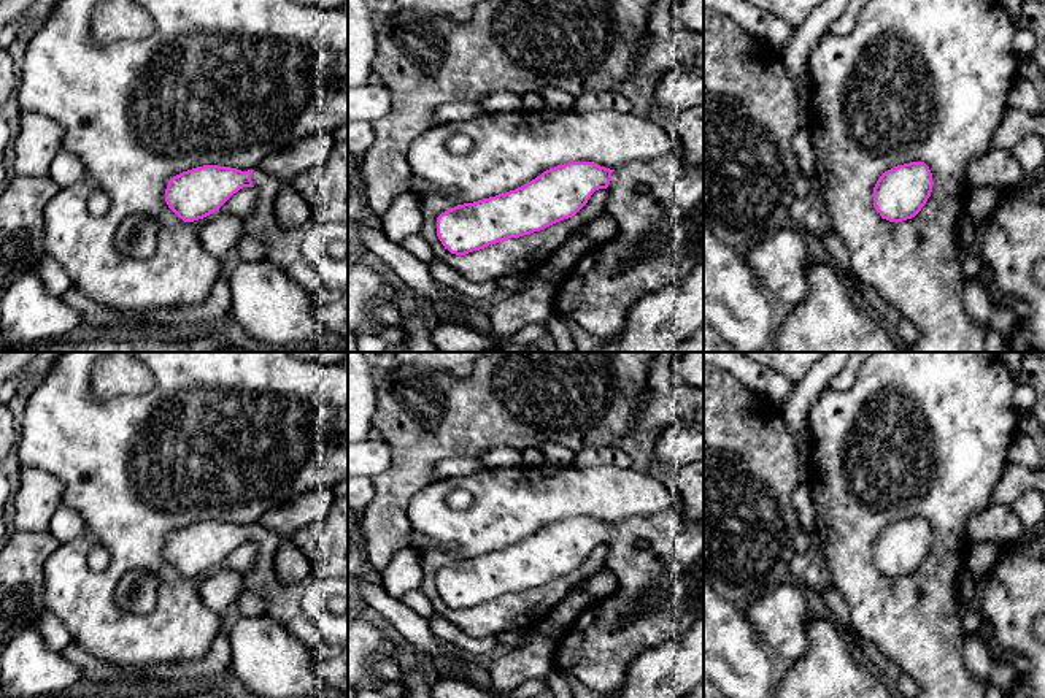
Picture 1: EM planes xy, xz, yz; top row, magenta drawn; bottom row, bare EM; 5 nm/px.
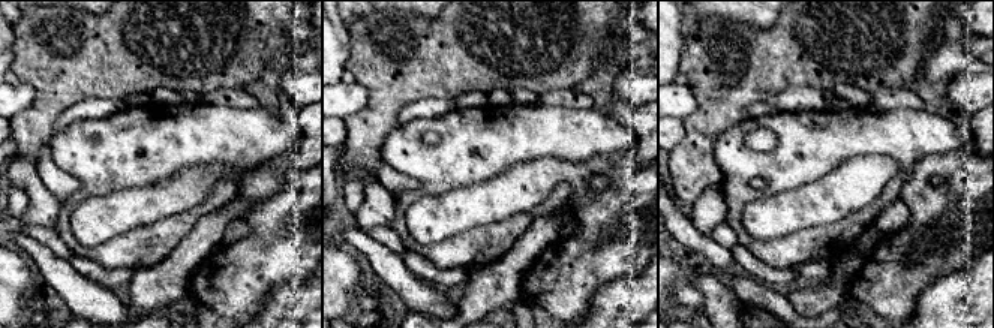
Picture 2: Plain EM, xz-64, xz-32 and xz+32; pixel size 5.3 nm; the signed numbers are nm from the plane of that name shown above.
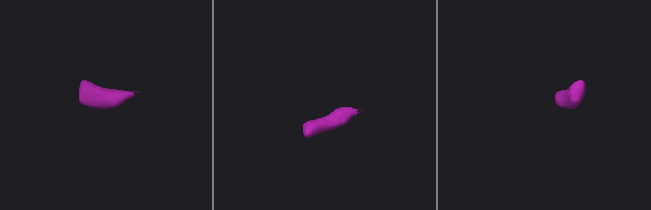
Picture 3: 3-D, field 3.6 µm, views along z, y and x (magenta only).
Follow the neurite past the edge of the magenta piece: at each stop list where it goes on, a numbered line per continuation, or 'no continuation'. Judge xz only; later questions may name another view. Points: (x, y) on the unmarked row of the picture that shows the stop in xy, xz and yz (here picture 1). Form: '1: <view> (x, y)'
1: xz (659, 594)

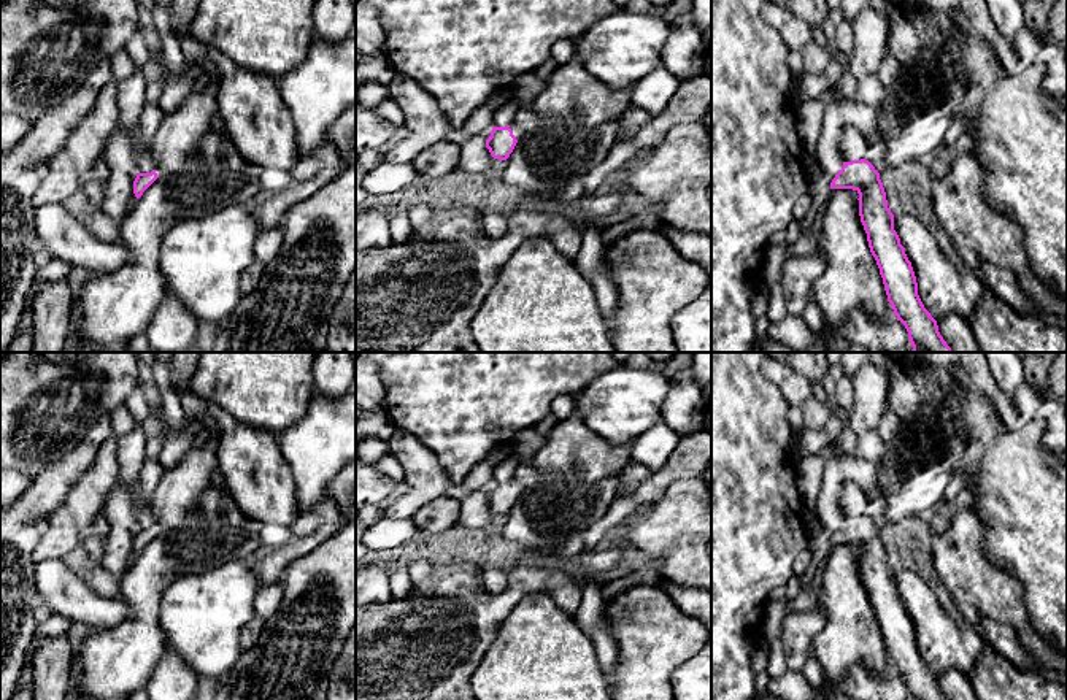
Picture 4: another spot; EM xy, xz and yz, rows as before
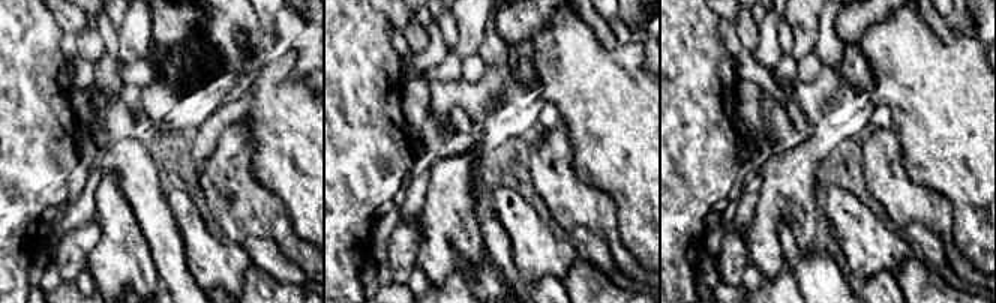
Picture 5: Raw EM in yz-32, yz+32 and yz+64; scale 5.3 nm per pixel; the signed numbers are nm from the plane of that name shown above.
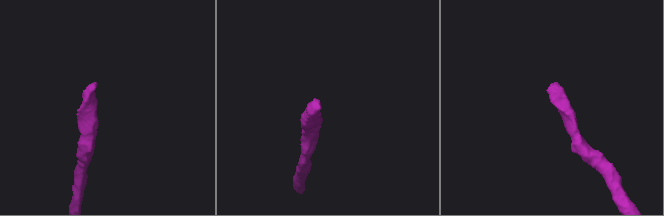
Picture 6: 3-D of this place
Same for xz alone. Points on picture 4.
1: xz (526, 478)

